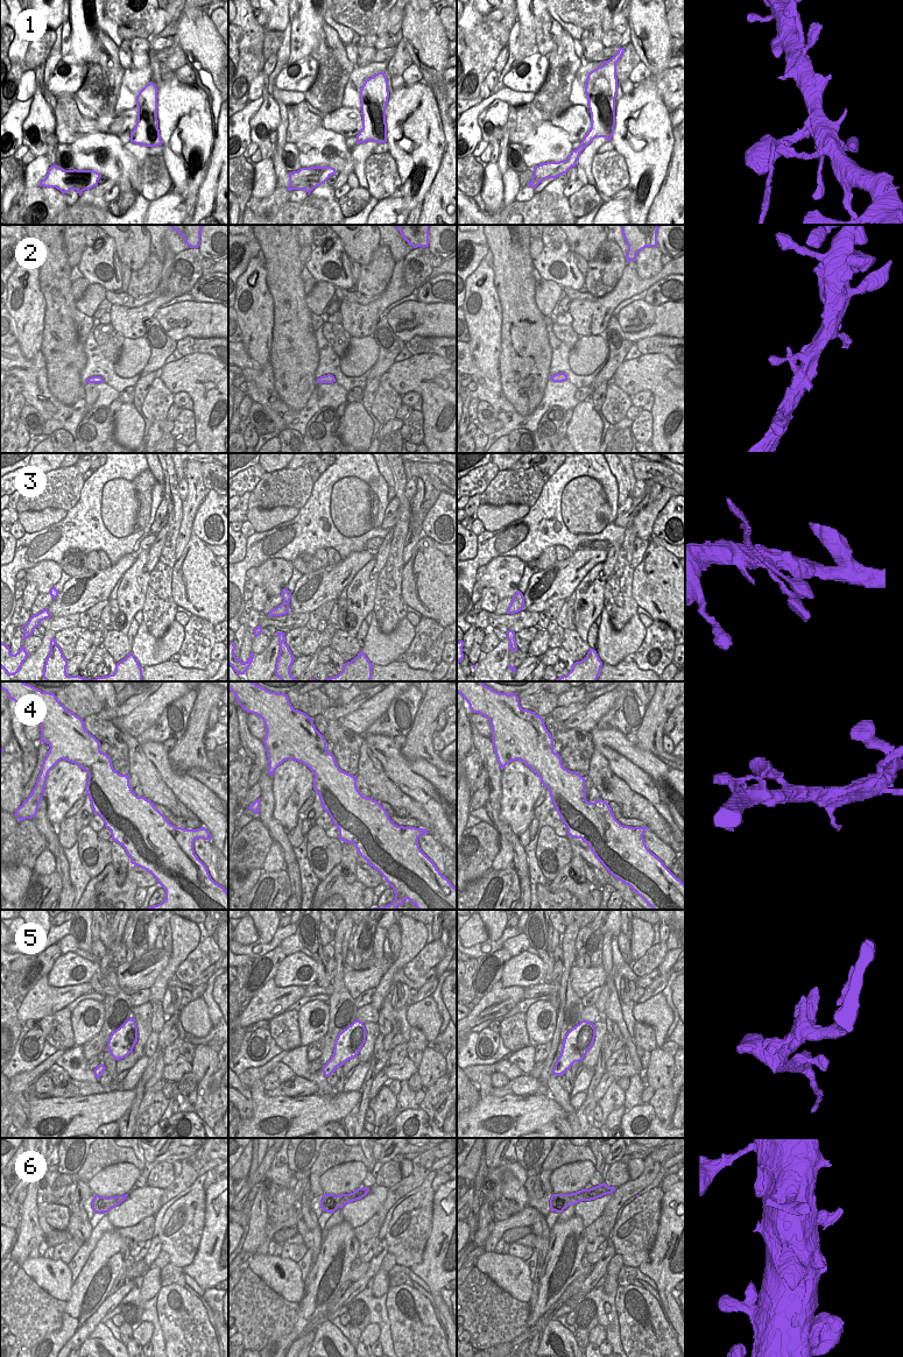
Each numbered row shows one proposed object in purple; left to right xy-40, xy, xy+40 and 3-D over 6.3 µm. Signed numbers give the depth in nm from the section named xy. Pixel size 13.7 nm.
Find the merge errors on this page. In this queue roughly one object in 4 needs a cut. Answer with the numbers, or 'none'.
3

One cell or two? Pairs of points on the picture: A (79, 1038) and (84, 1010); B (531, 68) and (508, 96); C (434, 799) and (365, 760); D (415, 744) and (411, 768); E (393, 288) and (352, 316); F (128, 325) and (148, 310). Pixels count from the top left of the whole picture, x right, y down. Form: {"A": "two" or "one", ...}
{"A": "one", "B": "two", "C": "two", "D": "two", "E": "one", "F": "one"}

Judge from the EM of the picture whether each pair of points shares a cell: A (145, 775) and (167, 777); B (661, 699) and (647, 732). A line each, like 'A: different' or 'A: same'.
A: different
B: same

